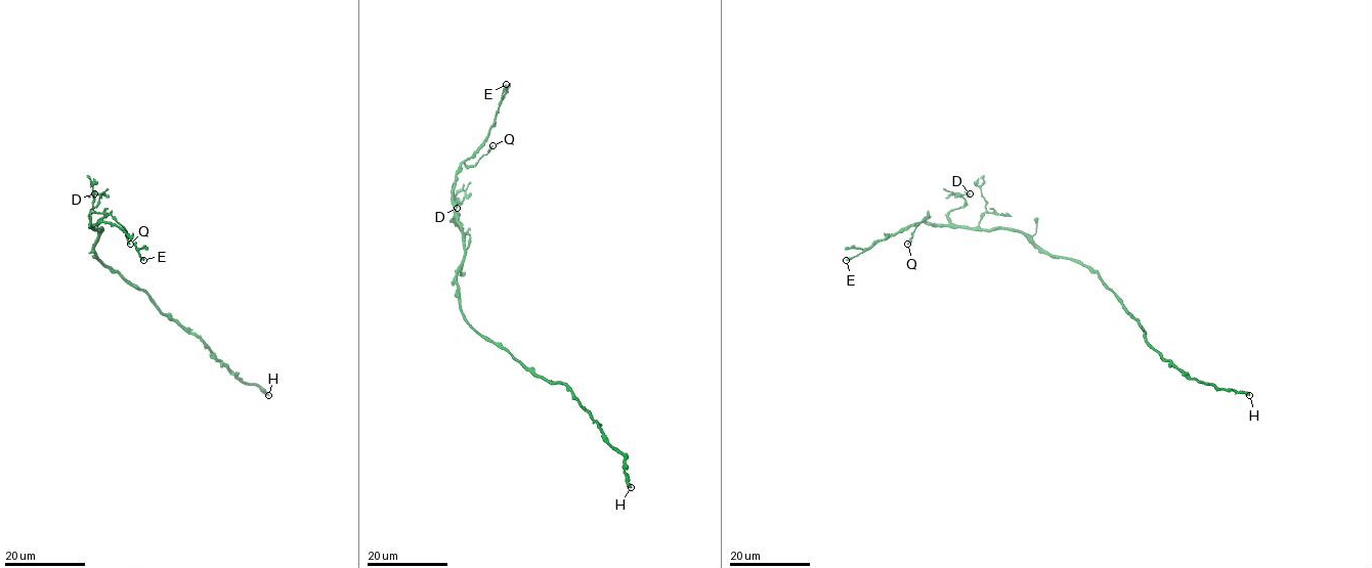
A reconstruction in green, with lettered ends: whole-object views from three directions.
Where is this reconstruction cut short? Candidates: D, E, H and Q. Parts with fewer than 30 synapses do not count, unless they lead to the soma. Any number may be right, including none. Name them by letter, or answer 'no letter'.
no letter

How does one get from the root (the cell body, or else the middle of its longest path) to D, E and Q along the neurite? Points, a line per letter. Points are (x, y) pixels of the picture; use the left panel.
D: (104, 264), (94, 253), (94, 239), (101, 230), (90, 225), (90, 210), (101, 194), (94, 193)
E: (104, 264), (94, 253), (94, 239), (101, 230), (90, 226), (101, 222), (112, 223), (124, 231), (143, 260)
Q: (104, 264), (94, 253), (94, 239), (101, 230), (91, 225), (110, 215), (125, 228), (130, 244)

